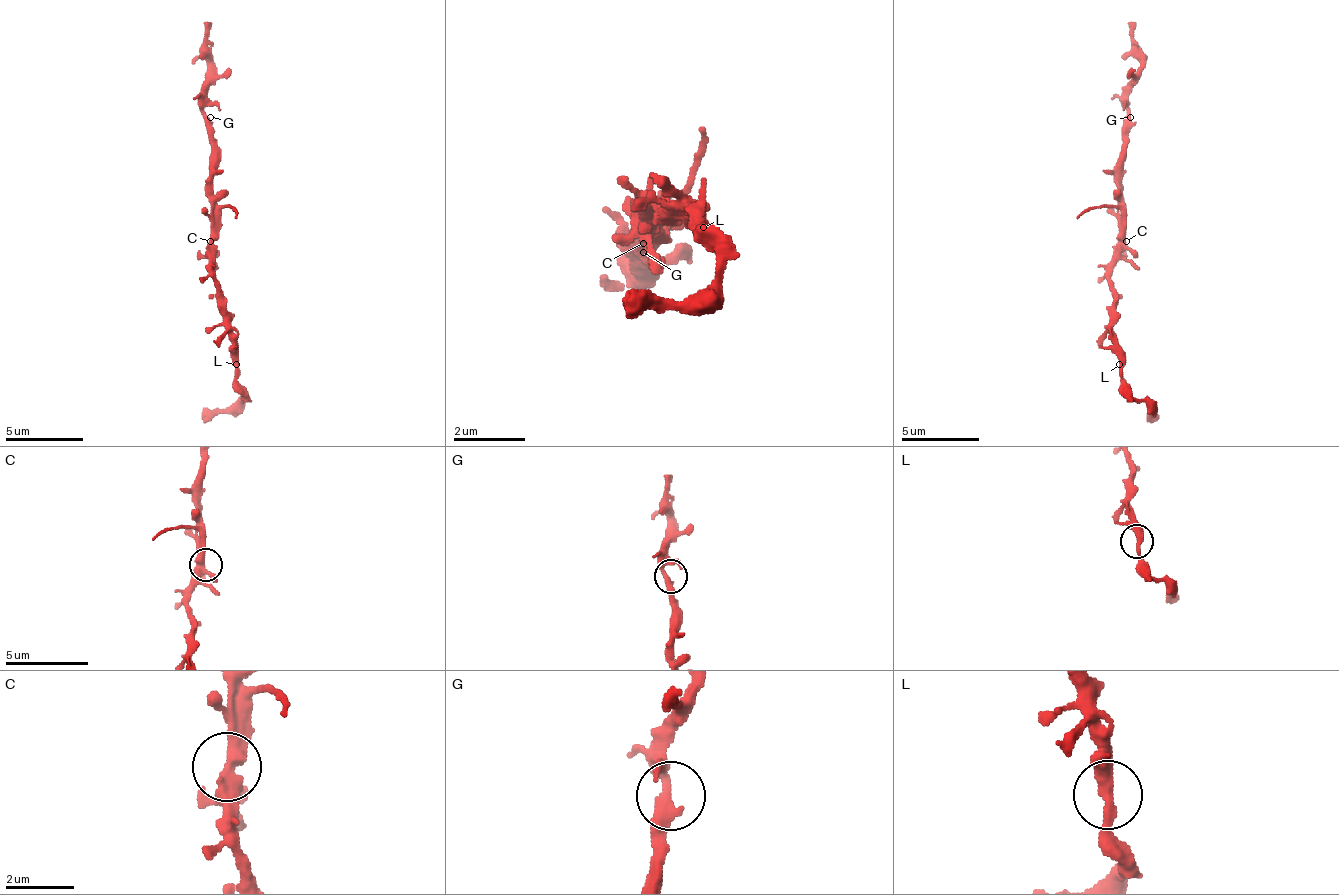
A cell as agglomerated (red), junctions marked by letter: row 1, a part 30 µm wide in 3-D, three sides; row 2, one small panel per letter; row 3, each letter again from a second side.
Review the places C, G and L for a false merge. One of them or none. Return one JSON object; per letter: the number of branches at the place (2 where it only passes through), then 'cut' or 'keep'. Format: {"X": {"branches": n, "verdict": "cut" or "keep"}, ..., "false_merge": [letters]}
{"C": {"branches": 4, "verdict": "keep"}, "G": {"branches": 2, "verdict": "keep"}, "L": {"branches": 2, "verdict": "keep"}, "false_merge": []}

